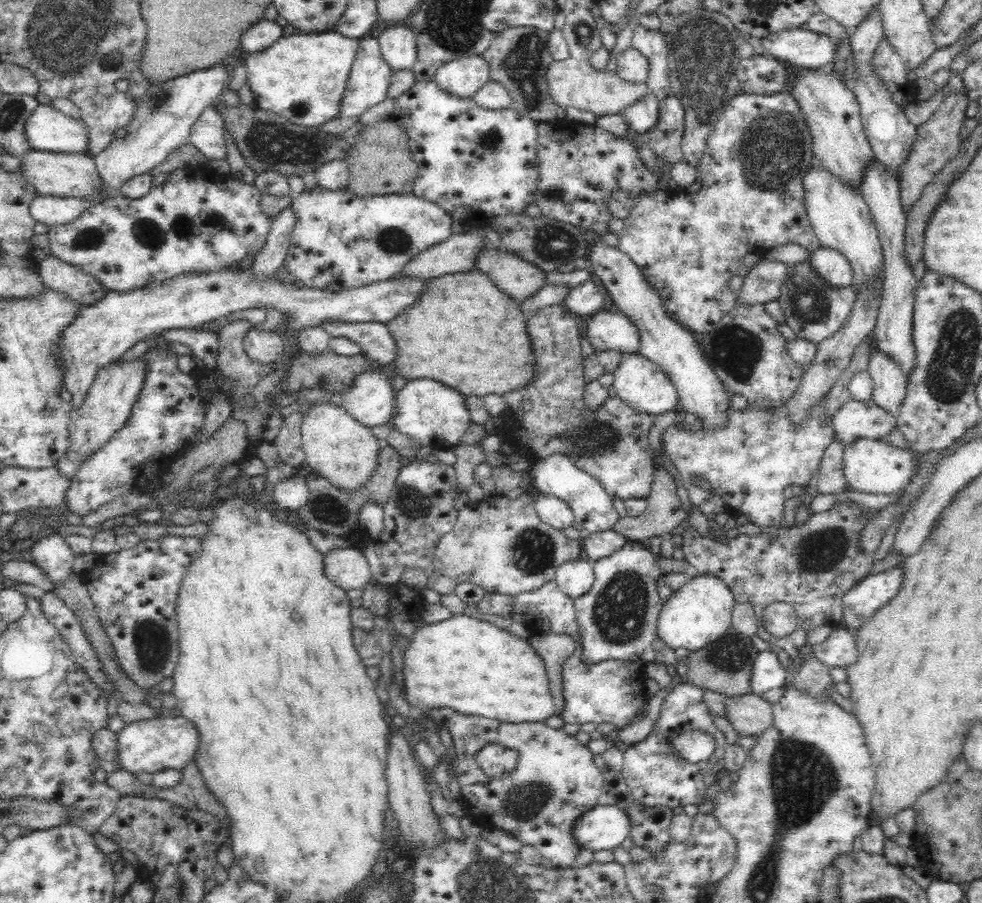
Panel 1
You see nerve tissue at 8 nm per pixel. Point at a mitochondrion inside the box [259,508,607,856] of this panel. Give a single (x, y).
(521, 804)

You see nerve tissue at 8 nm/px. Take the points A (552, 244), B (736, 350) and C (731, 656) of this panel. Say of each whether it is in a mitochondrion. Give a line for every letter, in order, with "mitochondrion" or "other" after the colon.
A: mitochondrion
B: mitochondrion
C: mitochondrion

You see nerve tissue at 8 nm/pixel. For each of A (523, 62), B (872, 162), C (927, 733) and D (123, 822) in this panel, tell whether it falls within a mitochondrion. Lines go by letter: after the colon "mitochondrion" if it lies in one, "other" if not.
A: mitochondrion
B: other
C: other
D: other

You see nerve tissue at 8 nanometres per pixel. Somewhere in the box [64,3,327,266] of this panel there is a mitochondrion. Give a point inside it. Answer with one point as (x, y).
(146, 233)

